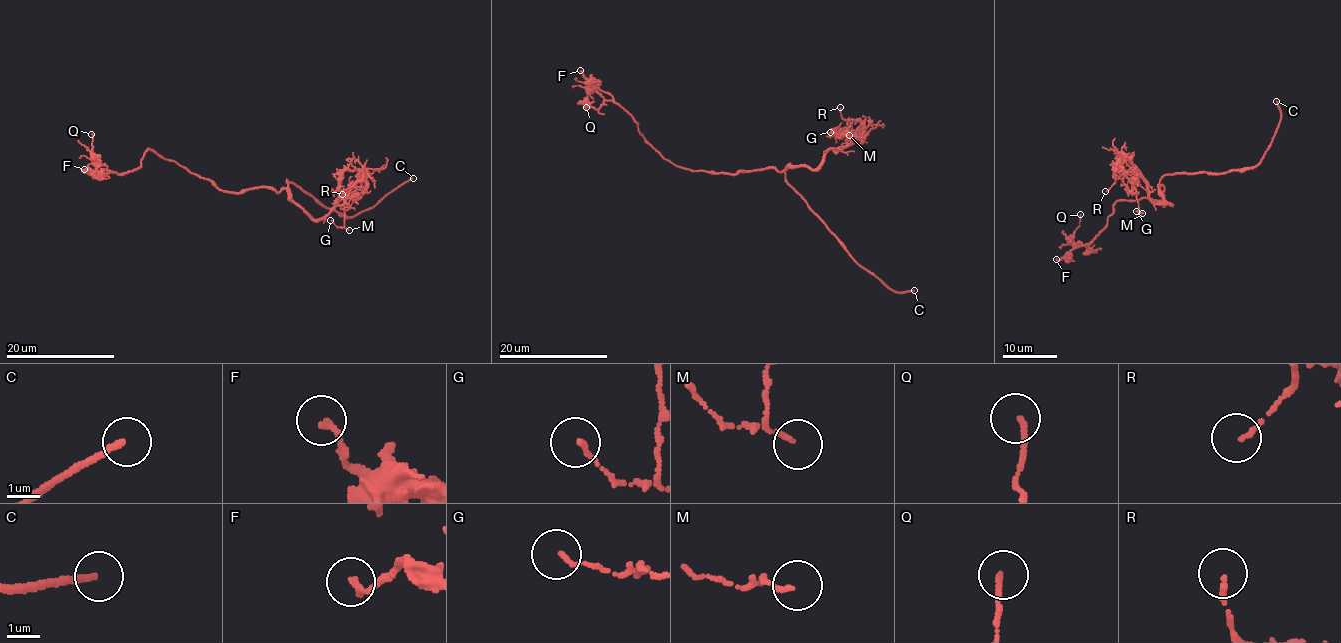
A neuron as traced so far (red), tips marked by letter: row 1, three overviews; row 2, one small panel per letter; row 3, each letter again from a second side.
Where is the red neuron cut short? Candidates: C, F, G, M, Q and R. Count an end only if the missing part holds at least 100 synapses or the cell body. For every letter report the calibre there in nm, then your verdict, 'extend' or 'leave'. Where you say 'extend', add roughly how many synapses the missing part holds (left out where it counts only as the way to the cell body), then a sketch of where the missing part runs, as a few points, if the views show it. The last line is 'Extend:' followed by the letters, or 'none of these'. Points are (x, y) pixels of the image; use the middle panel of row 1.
C: 180 nm | extend | (914, 290), (928, 290), (949, 298)
F: 200 nm | leave
G: 140 nm | leave
M: 130 nm | leave
Q: 160 nm | leave
R: 120 nm | leave
Extend: C

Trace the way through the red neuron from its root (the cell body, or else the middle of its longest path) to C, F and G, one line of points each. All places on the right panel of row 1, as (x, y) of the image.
C: (1161, 197), (1160, 178), (1166, 174), (1218, 174), (1256, 165), (1280, 122), (1276, 101)
F: (1161, 197), (1164, 207), (1146, 197), (1117, 201), (1107, 224), (1094, 239), (1056, 259)
G: (1161, 197), (1161, 185), (1160, 194), (1171, 205), (1154, 202), (1137, 175), (1134, 190), (1142, 214), (1136, 211)

